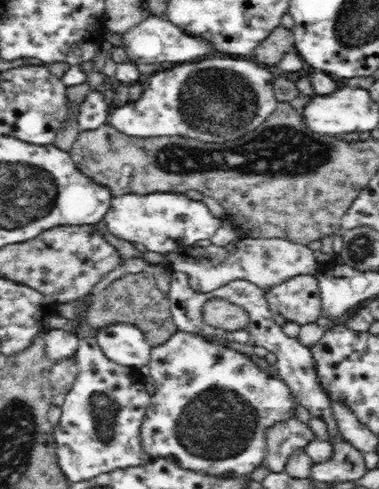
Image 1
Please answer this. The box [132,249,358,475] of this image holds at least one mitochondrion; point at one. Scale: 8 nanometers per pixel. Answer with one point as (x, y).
(219, 423)

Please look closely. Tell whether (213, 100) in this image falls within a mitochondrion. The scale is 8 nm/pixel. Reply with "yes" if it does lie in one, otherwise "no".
yes

